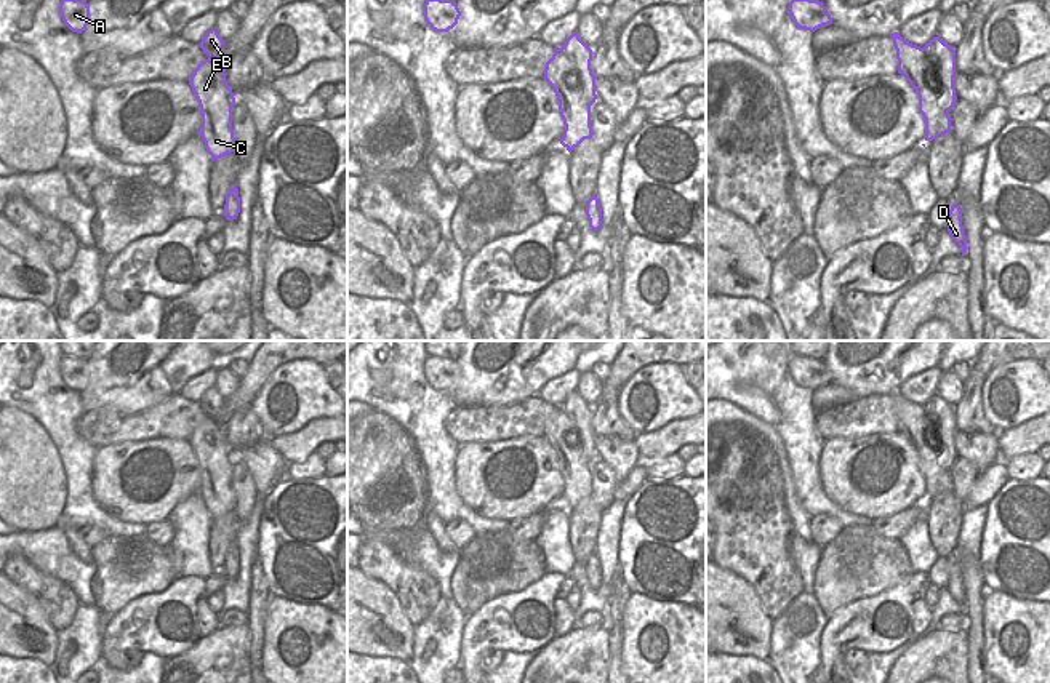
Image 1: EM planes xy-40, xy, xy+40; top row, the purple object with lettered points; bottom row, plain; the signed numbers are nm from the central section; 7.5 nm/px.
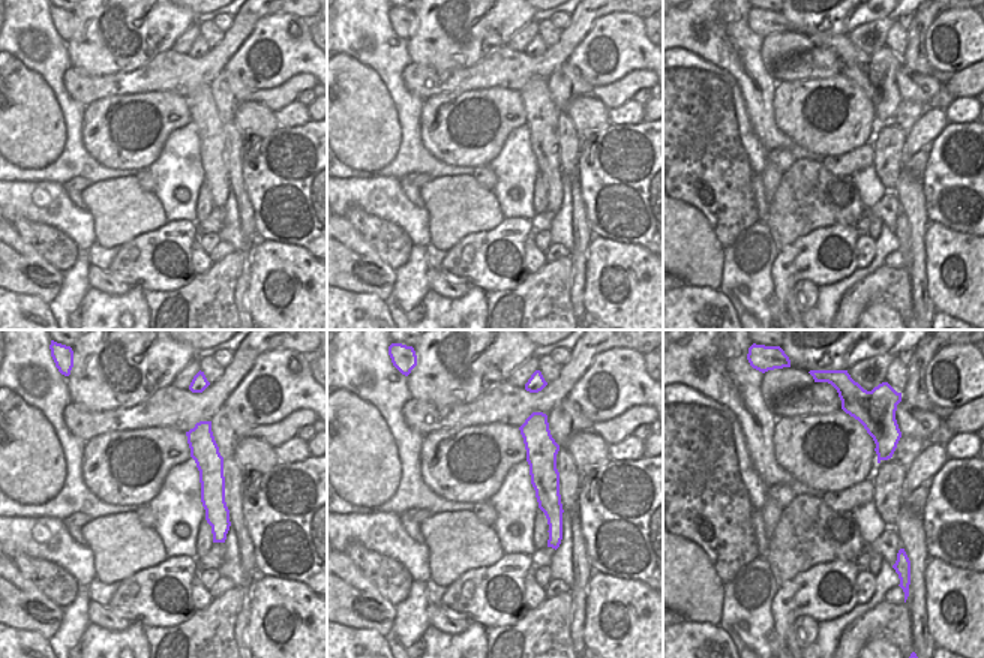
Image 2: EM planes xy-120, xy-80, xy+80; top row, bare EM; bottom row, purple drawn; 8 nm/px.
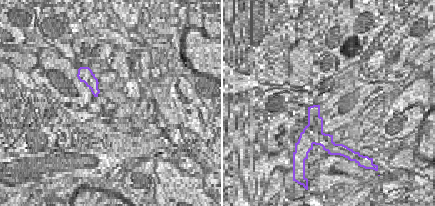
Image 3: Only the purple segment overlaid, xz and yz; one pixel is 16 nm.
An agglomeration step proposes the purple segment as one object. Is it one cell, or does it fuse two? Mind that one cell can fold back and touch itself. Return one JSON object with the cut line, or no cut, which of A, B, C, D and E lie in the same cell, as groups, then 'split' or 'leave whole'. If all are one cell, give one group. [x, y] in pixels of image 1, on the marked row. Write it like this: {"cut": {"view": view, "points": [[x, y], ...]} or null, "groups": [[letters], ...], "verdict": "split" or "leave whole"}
{"cut": {"view": "xy+40", "points": [[922, 48], [940, 77], [938, 104], [948, 112]]}, "groups": [["A", "C", "D", "E"], ["B"]], "verdict": "split"}

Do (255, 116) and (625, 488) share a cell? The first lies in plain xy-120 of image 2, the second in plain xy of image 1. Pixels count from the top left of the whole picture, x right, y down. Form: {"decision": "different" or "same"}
{"decision": "different"}

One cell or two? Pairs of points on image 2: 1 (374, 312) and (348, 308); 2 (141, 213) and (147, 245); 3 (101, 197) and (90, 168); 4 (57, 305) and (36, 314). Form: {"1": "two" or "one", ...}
{"1": "one", "2": "two", "3": "two", "4": "two"}

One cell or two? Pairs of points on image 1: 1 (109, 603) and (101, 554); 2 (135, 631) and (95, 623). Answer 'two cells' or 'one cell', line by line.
1: one cell
2: two cells

